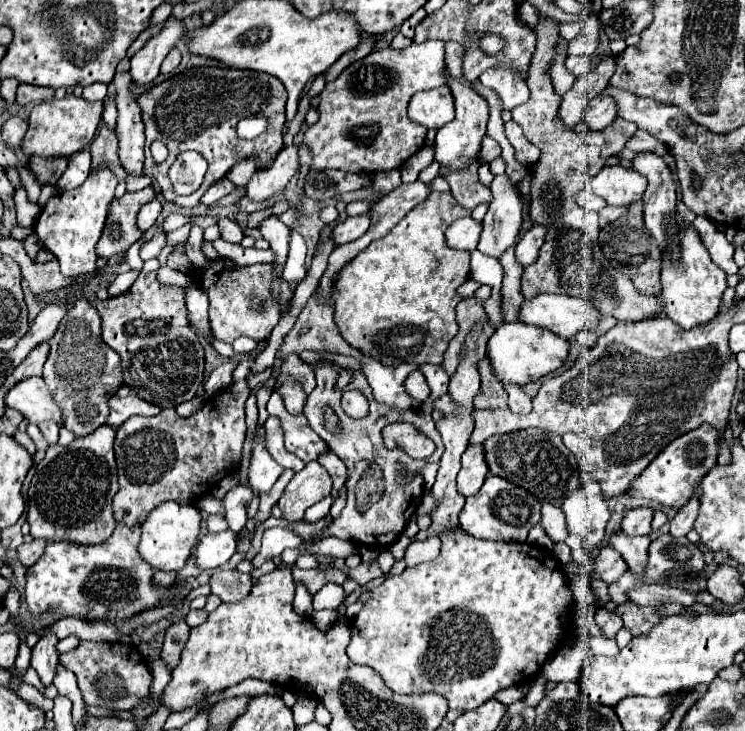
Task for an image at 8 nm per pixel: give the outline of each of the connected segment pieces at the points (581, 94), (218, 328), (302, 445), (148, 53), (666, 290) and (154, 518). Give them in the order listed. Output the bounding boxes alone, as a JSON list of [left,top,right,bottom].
[[557,53,617,129],[193,259,279,343],[267,391,327,464],[131,19,185,85],[661,219,727,329],[139,503,201,571]]

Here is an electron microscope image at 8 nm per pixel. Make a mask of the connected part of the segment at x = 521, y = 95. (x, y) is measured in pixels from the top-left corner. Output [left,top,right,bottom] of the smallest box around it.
[479,69,529,109]

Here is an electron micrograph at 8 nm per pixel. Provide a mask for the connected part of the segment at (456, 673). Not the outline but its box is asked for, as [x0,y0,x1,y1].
[347,529,573,711]

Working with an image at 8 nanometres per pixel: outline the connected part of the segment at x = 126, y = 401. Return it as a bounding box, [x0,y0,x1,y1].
[105,395,161,429]

